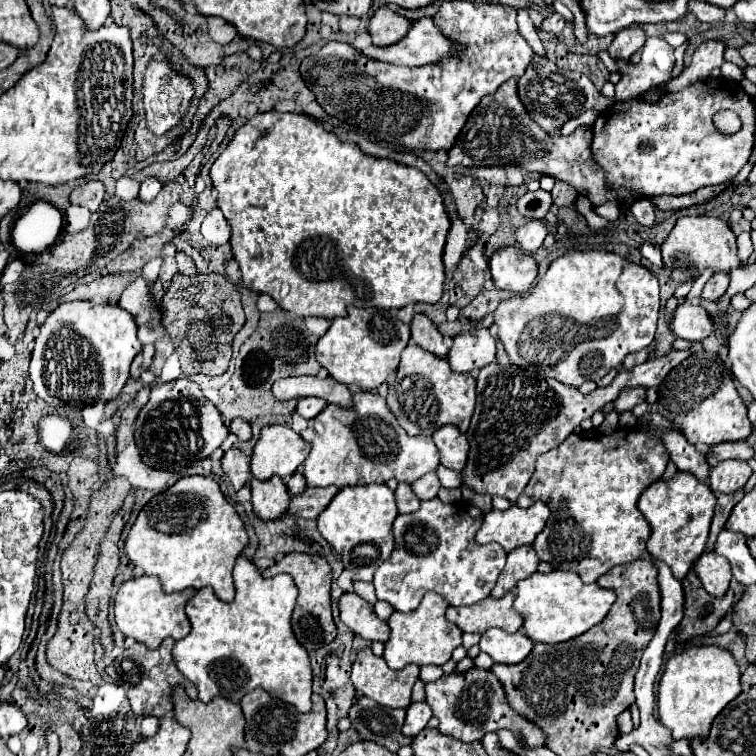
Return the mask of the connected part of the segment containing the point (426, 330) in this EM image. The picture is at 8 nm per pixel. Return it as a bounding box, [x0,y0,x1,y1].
[410,313,448,357]

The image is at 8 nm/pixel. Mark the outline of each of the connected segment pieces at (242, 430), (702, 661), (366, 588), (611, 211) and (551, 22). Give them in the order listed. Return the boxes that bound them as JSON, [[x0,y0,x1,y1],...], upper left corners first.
[[230,419,252,441],[658,647,740,739],[354,581,378,605],[594,201,620,221],[542,13,566,35]]

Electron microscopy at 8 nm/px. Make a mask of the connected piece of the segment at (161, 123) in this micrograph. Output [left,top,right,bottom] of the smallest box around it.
[142,57,194,135]

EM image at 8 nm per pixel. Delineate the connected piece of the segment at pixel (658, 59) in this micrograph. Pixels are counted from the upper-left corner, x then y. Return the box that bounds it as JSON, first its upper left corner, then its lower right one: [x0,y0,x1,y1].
[616,37,674,101]

